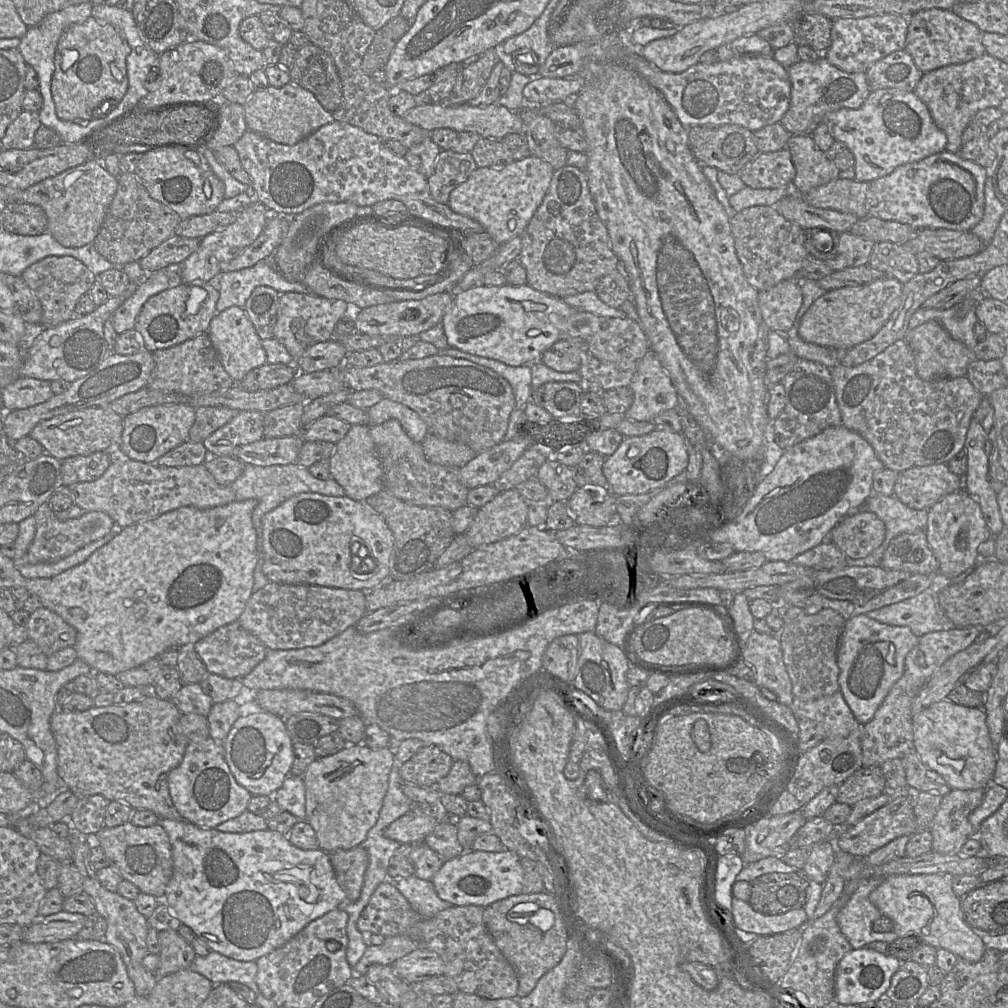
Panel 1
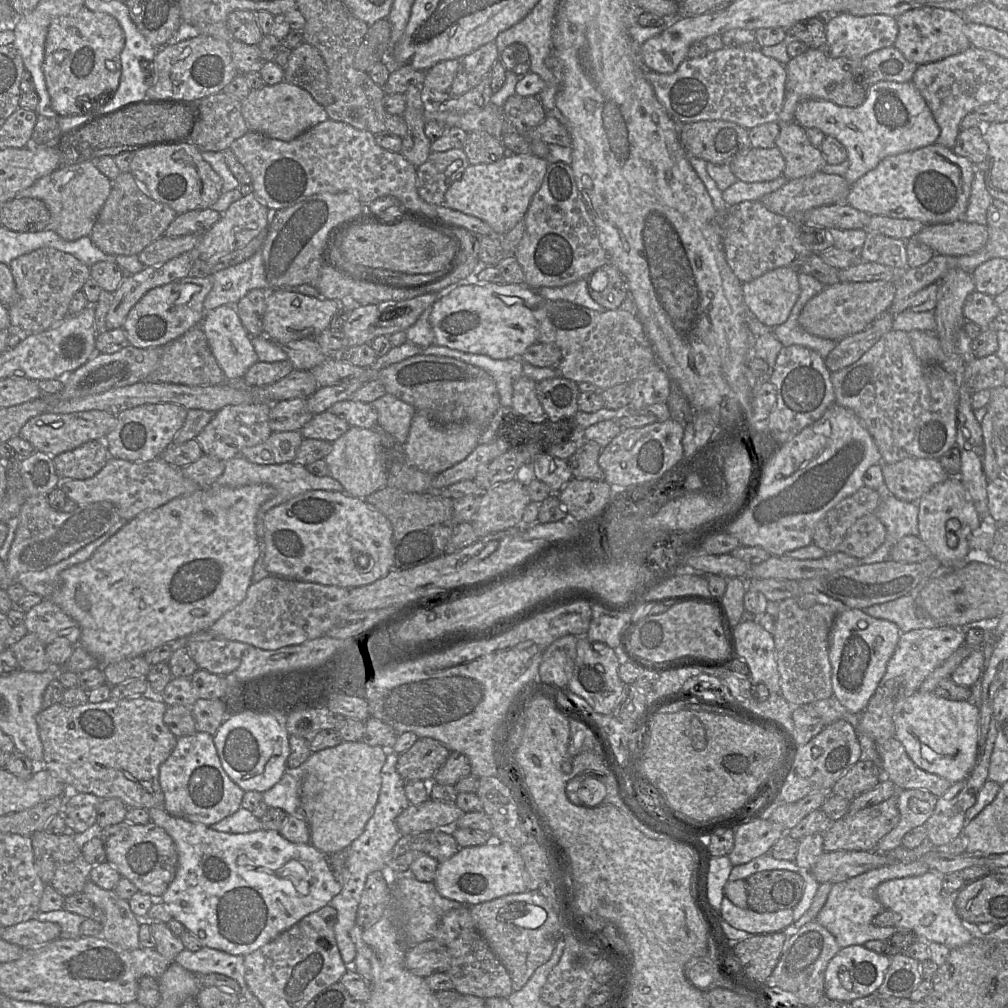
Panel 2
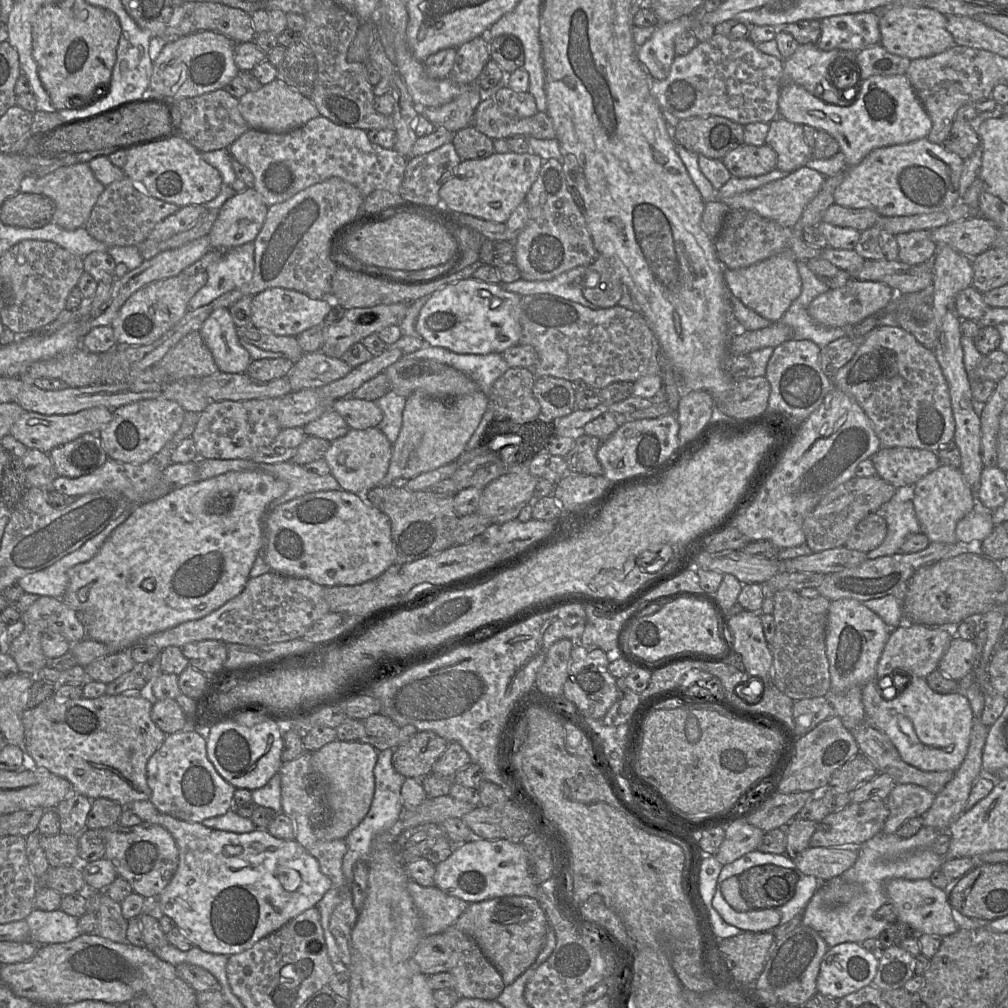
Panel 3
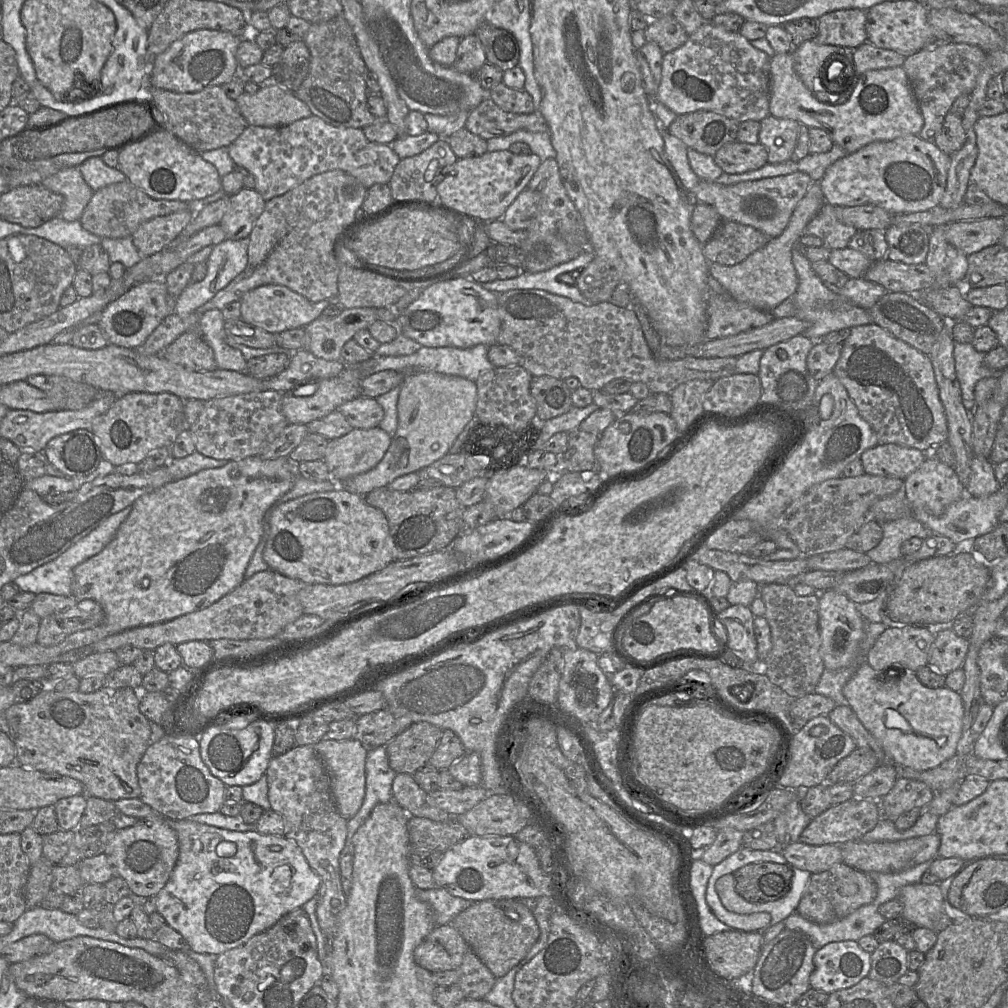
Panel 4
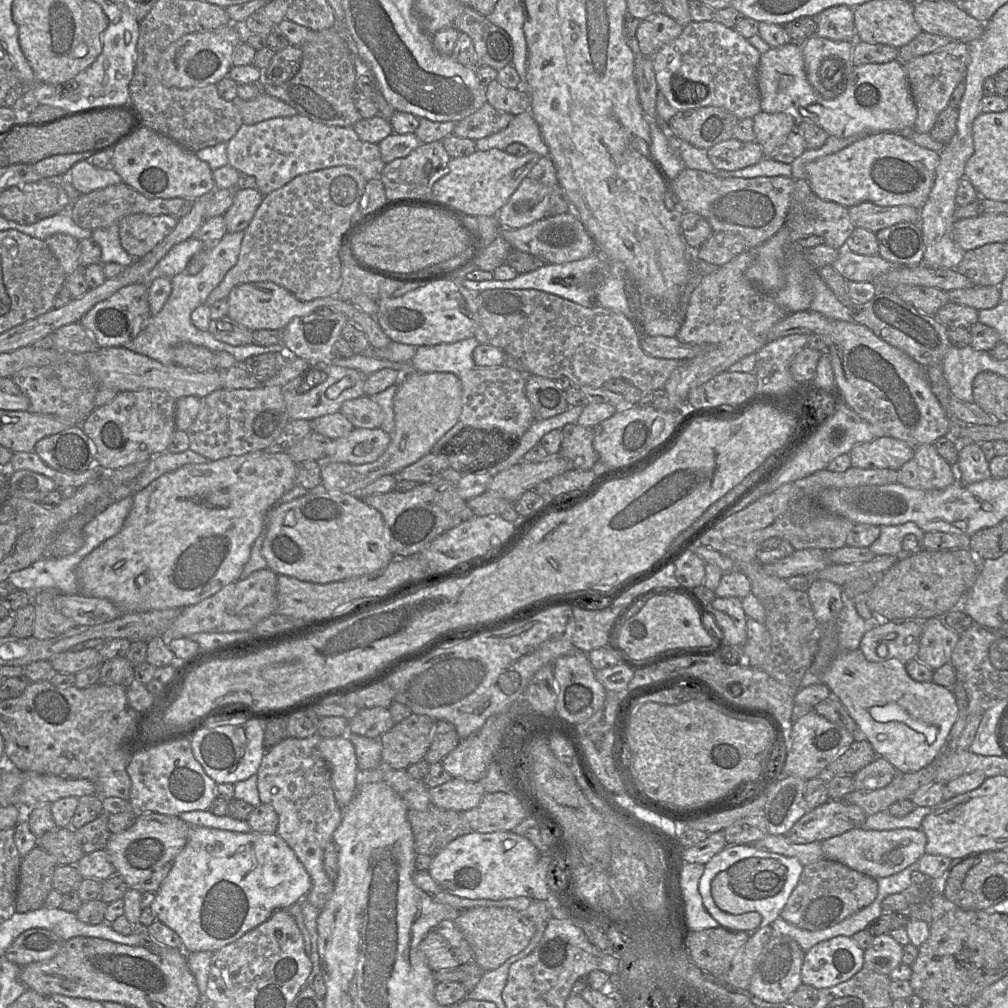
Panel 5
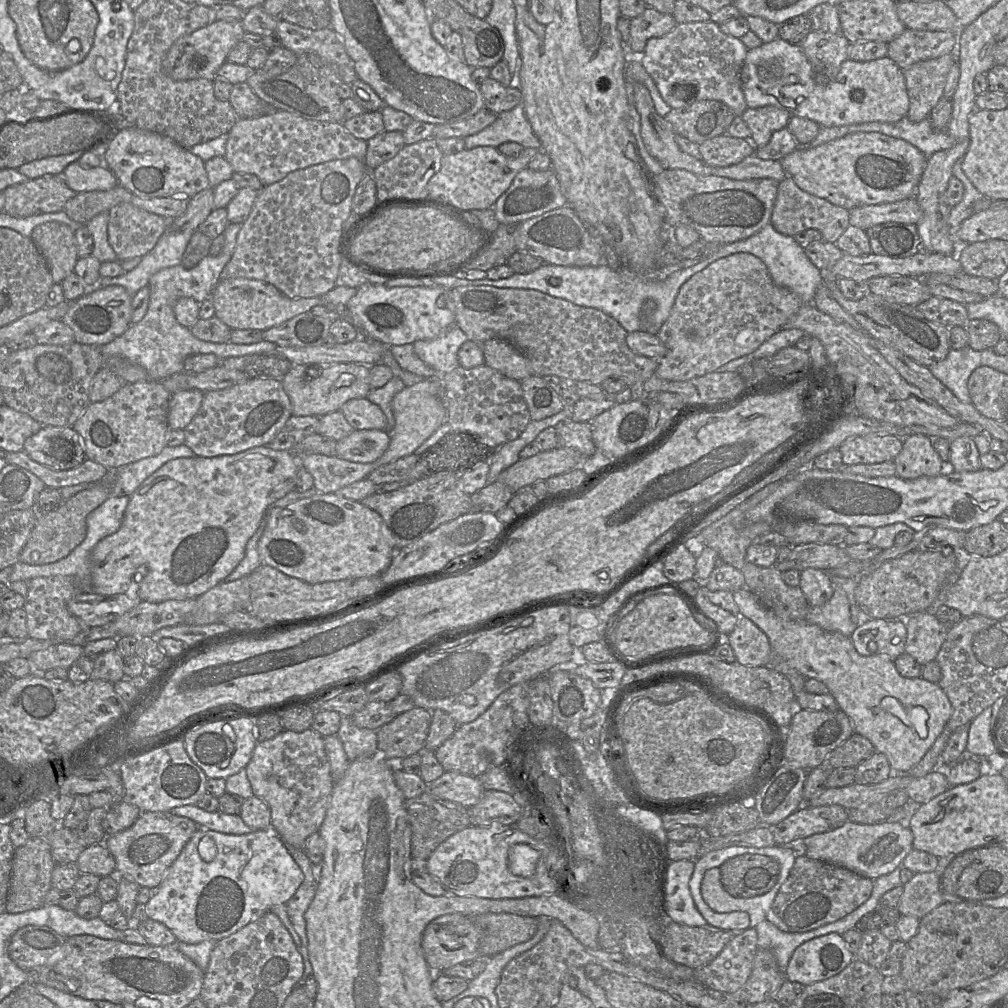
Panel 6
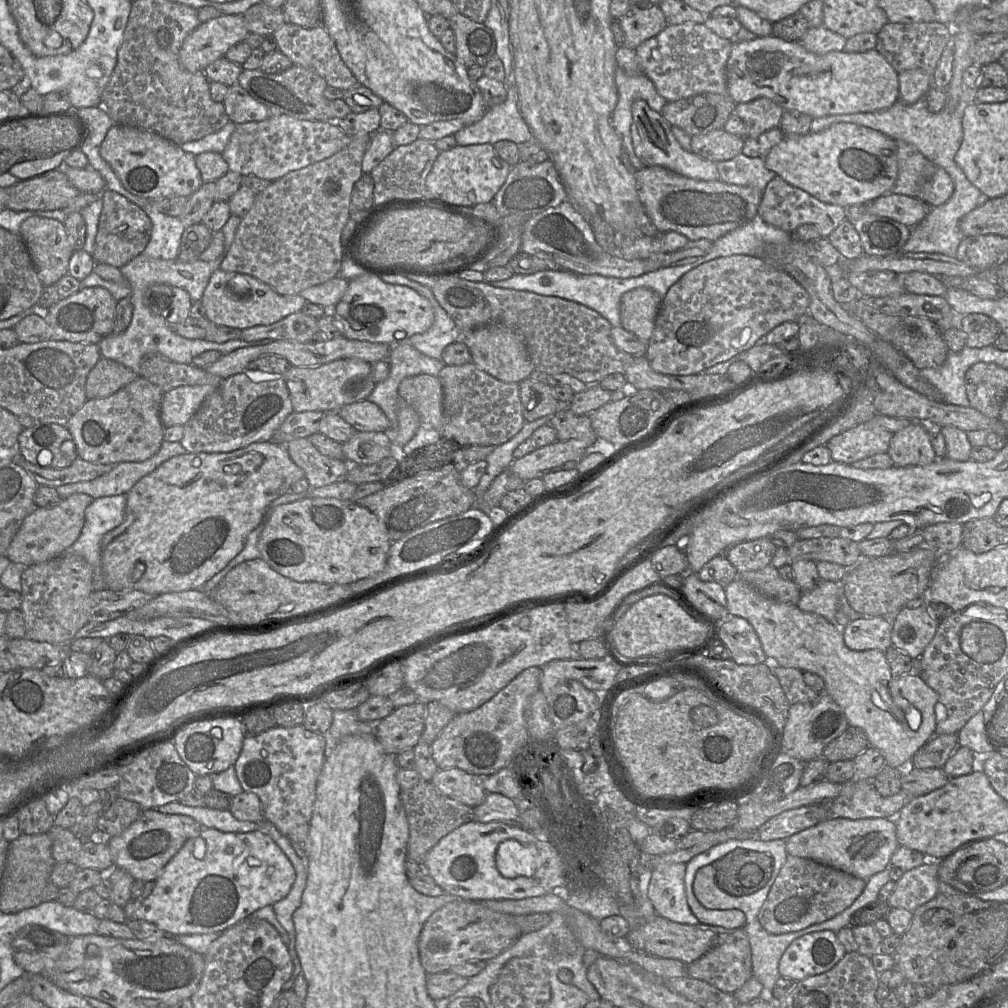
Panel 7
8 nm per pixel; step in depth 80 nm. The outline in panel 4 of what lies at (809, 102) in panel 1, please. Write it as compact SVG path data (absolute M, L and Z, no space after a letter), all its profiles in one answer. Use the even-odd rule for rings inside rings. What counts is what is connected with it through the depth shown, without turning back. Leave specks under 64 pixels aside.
M808 40L801 45L794 47L792 53L794 69L805 86L821 102L828 104L843 104L850 98L854 84L841 92L829 91L822 77L822 70L831 56L837 56L847 65L847 75L852 73L854 68L854 50L849 47L823 45L815 40Z

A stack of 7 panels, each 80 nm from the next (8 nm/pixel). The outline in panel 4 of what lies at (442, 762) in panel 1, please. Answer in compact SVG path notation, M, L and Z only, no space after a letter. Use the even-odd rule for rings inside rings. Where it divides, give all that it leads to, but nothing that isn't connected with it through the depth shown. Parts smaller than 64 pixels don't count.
M413 722L385 746L390 768L397 774L413 775L428 765L442 731L428 722Z

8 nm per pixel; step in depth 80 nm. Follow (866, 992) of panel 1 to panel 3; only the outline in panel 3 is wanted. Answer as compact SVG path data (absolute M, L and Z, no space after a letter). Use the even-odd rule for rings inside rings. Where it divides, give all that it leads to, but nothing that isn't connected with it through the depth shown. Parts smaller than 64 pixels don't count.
M844 942L830 947L824 955L817 978L817 991L834 999L873 984L879 966L879 955L863 948L860 943Z

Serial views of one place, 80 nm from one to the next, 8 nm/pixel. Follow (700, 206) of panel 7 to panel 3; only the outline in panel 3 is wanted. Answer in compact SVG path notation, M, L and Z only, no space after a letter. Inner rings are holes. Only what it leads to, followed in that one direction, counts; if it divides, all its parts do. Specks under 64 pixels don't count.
M803 166L786 177L769 182L757 189L729 197L719 197L718 200L727 205L729 209L753 211L783 227L793 227L800 219L806 205L817 195L825 179L826 177L818 171Z

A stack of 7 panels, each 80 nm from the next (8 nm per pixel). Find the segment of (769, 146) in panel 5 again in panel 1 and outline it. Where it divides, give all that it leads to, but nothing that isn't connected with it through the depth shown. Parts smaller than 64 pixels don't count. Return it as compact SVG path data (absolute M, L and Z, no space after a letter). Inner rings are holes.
M791 135L786 148L796 170L793 189L801 194L839 178L839 168L819 149L812 135Z

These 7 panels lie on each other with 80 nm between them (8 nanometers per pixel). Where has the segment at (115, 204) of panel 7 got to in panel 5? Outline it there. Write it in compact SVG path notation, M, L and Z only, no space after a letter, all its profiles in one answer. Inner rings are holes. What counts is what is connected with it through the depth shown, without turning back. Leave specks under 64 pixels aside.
M128 215L118 223L121 245L135 259L140 259L168 236L178 221L171 215Z

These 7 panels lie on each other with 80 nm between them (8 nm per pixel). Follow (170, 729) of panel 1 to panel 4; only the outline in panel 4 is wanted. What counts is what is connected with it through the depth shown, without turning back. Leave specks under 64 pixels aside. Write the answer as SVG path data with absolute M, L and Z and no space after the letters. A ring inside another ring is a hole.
M103 687L93 693L82 693L80 691L61 692L53 689L45 689L28 702L15 703L5 711L8 726L7 735L16 747L16 761L24 769L34 769L44 773L56 773L78 780L84 786L85 793L81 795L93 796L103 800L116 802L122 799L140 798L140 786L137 778L137 765L151 744L151 721L140 711L139 705L141 693L130 688L112 689Z

